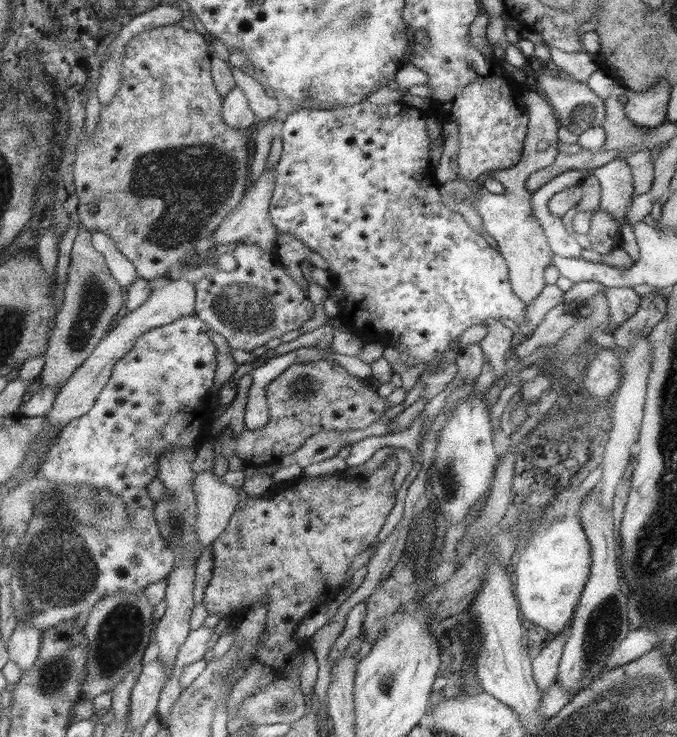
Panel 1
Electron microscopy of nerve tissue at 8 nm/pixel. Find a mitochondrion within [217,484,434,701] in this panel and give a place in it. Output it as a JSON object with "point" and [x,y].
{"point":[386,682]}

